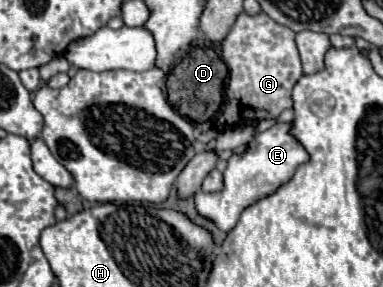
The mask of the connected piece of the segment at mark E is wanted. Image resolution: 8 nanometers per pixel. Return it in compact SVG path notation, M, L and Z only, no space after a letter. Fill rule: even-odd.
M276 122L272 128L260 132L246 146L244 154L234 154L224 170L224 188L214 194L196 192L196 210L210 218L220 230L230 232L250 204L256 204L260 198L270 196L270 192L276 192L282 184L286 184L286 180L294 176L296 168L310 160L310 154L302 148L302 144L298 144L298 140L294 140L290 128L290 122Z

